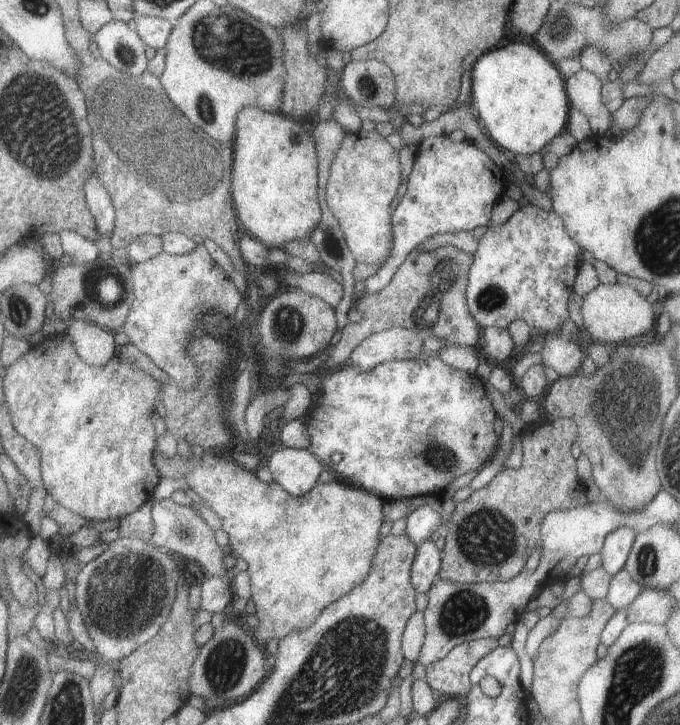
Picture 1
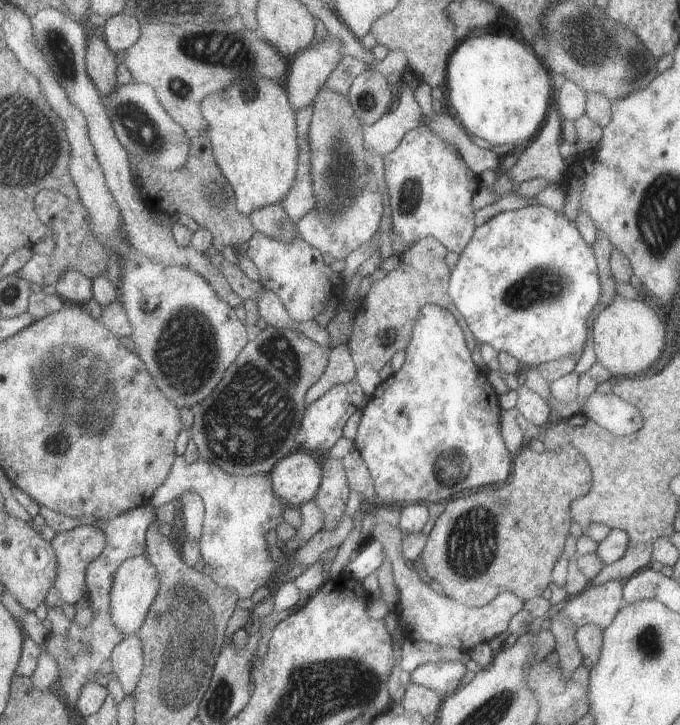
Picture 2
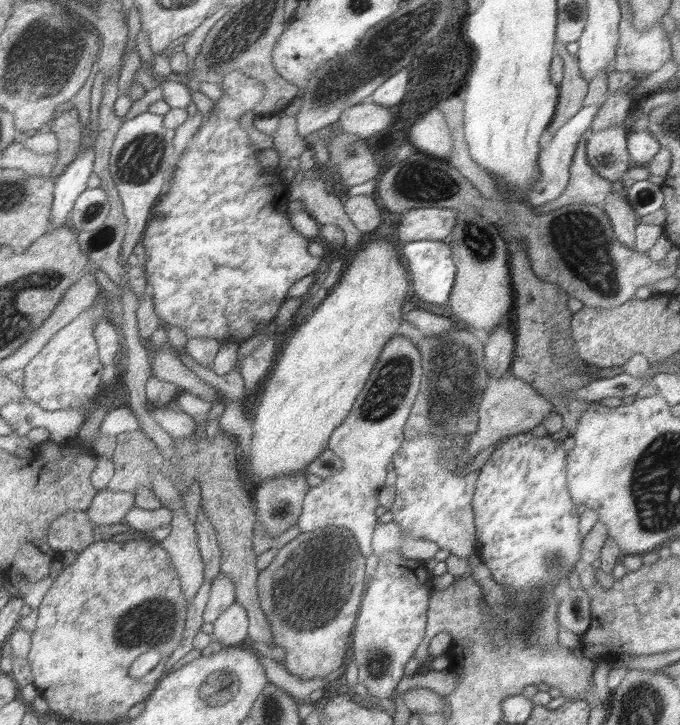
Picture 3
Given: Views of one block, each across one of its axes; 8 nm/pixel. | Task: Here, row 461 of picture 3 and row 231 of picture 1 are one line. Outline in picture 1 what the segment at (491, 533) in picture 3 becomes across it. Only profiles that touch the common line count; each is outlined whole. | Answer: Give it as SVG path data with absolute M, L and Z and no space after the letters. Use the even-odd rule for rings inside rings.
M527 204L519 208L505 224L489 226L473 254L467 284L467 308L479 328L503 328L513 320L525 320L533 332L561 334L561 324L569 318L569 296L573 296L573 278L579 272L579 252L583 252L567 234L561 216Z

